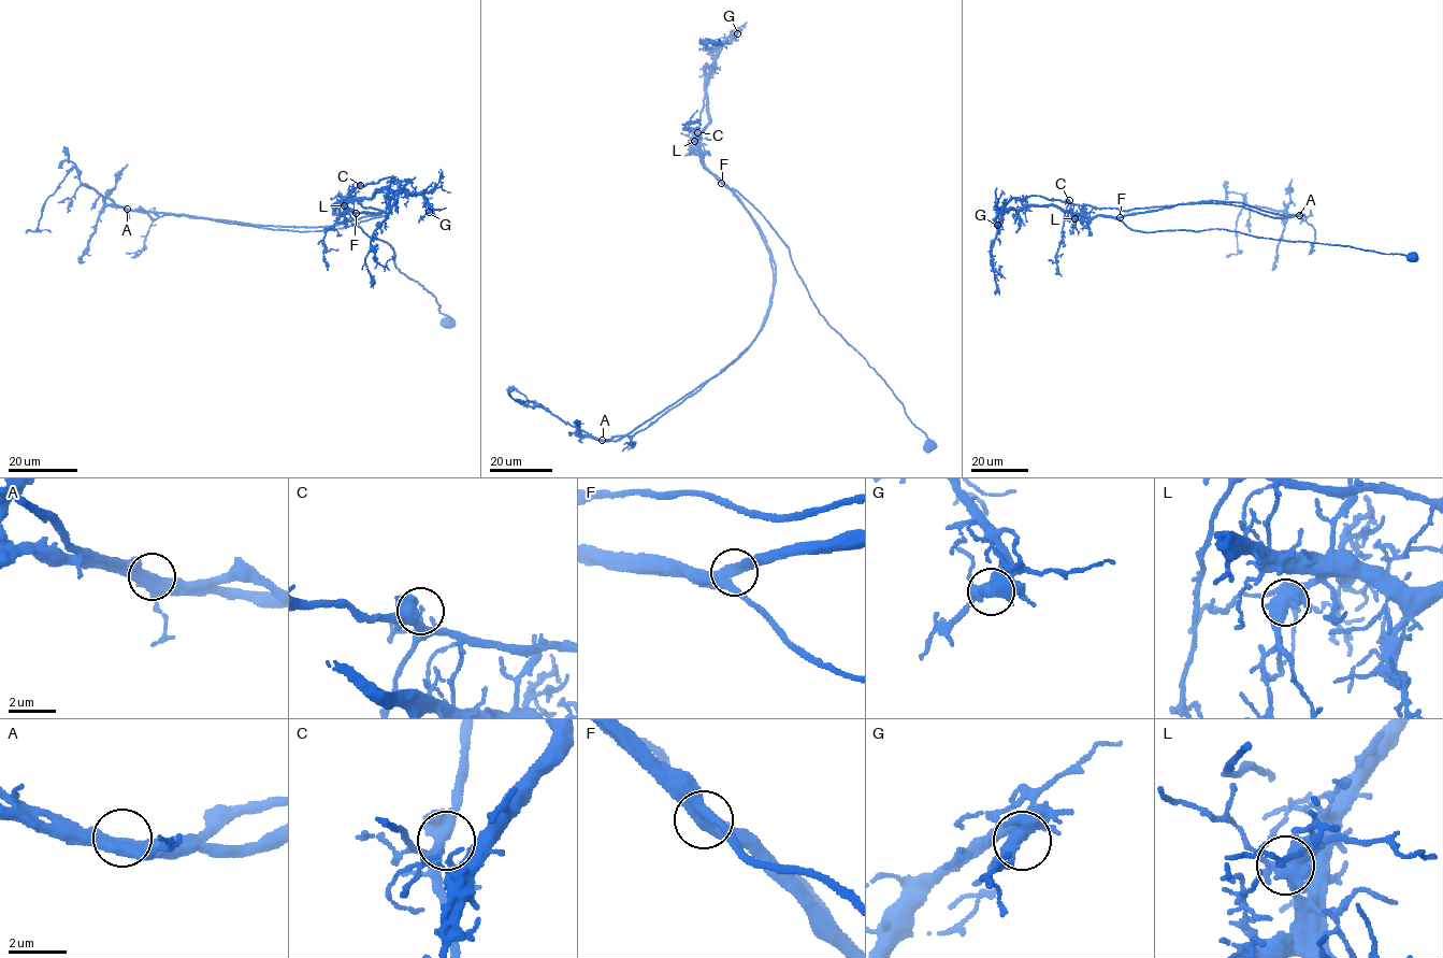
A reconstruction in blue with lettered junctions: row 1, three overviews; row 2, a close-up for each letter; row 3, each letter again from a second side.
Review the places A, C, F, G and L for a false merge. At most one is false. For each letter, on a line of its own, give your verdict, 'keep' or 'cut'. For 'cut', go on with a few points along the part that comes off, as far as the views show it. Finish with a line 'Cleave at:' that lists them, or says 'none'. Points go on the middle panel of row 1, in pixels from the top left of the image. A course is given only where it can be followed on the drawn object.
A: cut; course (602, 439), (632, 437), (693, 395), (770, 305), (765, 237), (698, 155), (715, 60), (700, 40), (722, 43)
C: keep
F: keep
G: keep
L: keep
Cleave at: A

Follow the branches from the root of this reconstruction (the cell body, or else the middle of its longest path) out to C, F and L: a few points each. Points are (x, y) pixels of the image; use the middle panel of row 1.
C: (931, 446), (886, 382), (820, 313), (789, 248), (775, 230), (706, 167), (696, 148), (697, 132)
F: (931, 446), (886, 382), (820, 313), (789, 248), (775, 230), (747, 200), (721, 183)
L: (931, 446), (886, 382), (820, 313), (787, 245), (751, 204), (706, 168), (694, 141)

